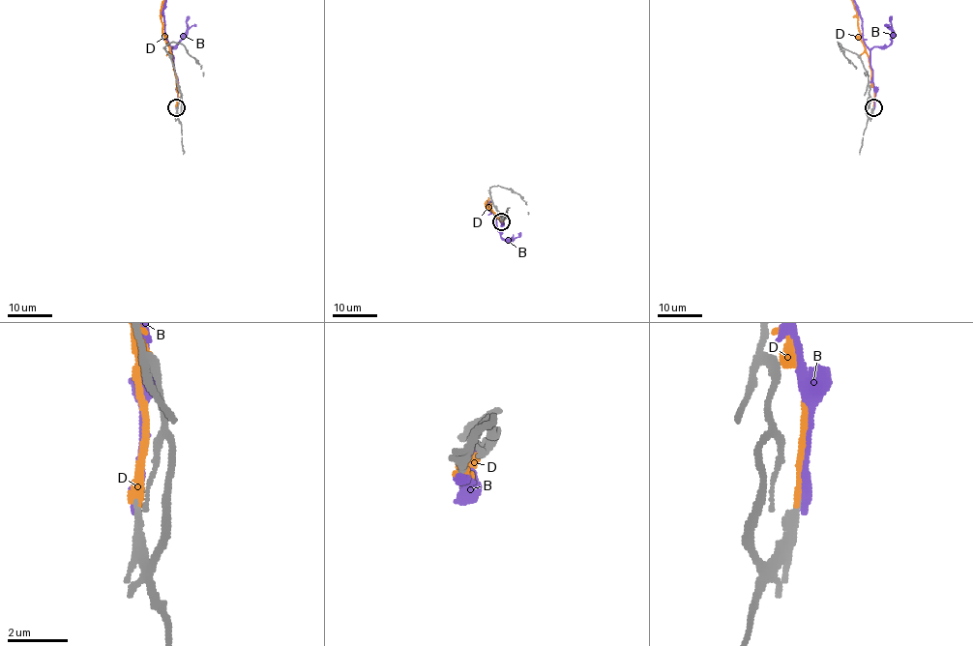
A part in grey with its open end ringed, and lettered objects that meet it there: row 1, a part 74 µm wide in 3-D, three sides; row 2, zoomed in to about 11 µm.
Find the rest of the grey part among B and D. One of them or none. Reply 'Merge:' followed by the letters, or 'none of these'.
Merge: D

